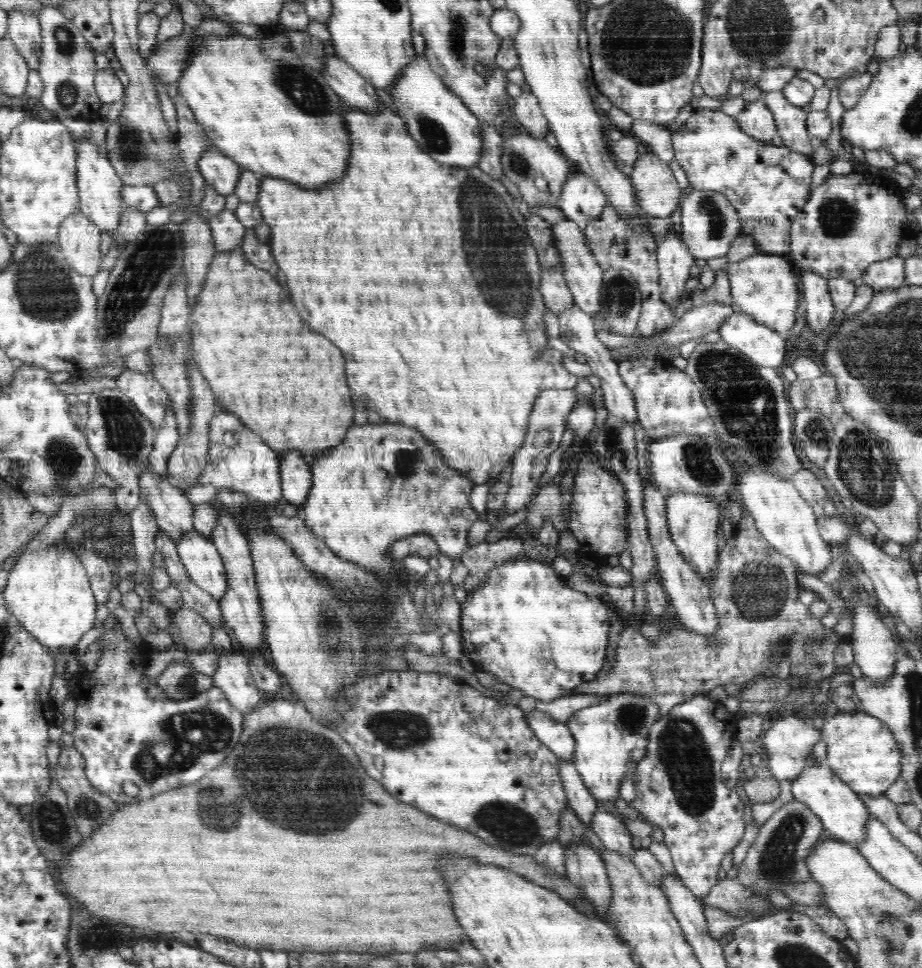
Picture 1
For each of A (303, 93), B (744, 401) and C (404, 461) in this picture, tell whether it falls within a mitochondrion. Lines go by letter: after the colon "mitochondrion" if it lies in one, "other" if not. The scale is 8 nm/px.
A: mitochondrion
B: mitochondrion
C: mitochondrion

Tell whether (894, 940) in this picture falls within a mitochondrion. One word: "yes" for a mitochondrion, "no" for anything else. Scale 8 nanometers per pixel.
yes

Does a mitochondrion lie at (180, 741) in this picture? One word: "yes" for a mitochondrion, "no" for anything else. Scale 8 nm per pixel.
yes

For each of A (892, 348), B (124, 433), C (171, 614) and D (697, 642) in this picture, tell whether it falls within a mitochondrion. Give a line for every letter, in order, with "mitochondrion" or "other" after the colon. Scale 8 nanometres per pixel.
A: mitochondrion
B: mitochondrion
C: other
D: other

